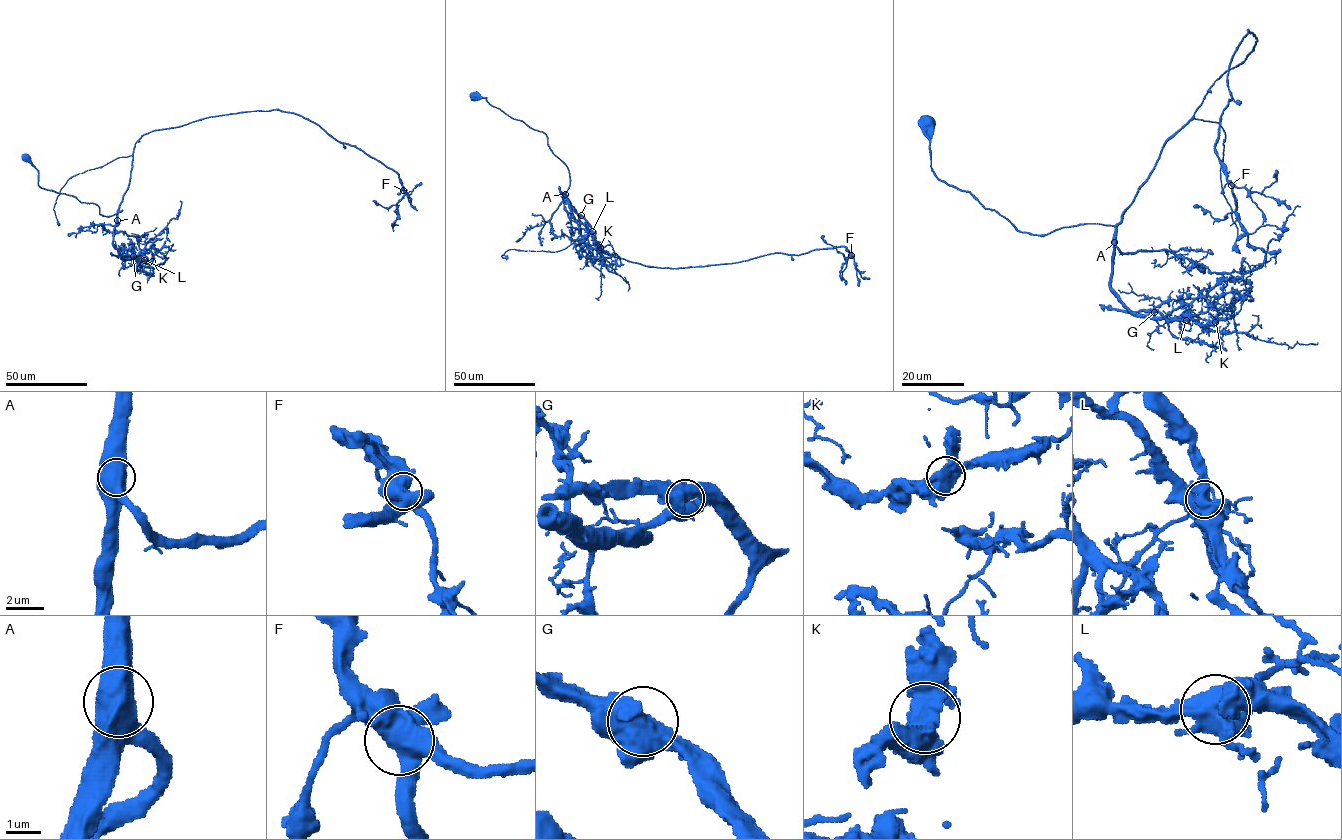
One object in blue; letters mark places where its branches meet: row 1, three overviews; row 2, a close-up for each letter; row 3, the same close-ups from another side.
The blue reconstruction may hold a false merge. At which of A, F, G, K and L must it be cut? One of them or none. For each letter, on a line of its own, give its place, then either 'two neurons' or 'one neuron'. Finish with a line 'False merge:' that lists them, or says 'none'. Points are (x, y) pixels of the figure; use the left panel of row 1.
A: place (117, 220); one neuron
F: place (403, 190); one neuron
G: place (133, 256); one neuron
K: place (152, 261); one neuron
L: place (144, 260); two neurons
False merge: L

